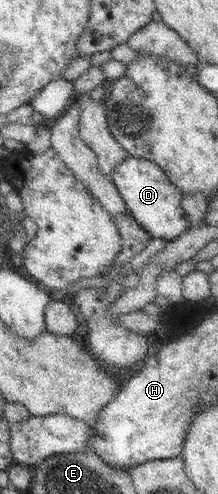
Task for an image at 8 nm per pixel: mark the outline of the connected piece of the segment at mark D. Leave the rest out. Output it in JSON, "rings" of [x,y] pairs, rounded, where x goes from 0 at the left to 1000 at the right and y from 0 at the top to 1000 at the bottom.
{"rings":[[[587,314],[550,334],[532,336],[509,362],[569,401],[592,435],[693,482],[780,490],[839,476],[872,460],[830,413],[844,389],[807,379],[761,348],[697,324]]]}

